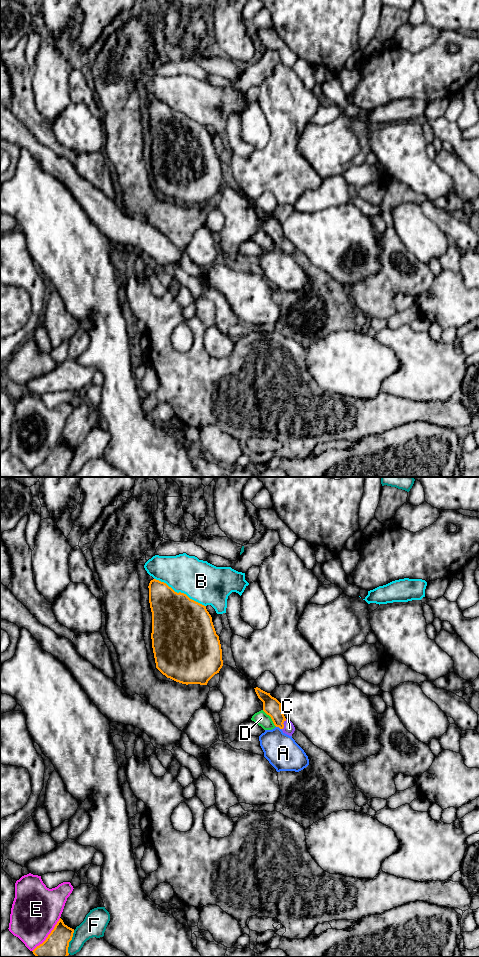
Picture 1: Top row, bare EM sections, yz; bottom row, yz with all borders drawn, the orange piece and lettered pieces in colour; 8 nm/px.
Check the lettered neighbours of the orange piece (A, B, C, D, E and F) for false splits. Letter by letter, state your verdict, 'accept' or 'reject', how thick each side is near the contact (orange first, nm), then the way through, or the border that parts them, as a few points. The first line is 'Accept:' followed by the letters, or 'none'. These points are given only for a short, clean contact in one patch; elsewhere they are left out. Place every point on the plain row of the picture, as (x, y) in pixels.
Accept: C
A: reject; calibres 140 and 280 nm
B: reject; calibres 440 and 320 nm
C: accept; calibres 140 and 90 nm; way yz (271, 226), (283, 244), (289, 248)
D: reject; calibres 140 and 110 nm; border yz (262, 230), (276, 246)
E: reject; calibres 260 and 400 nm
F: reject; calibres 260 and 190 nm

